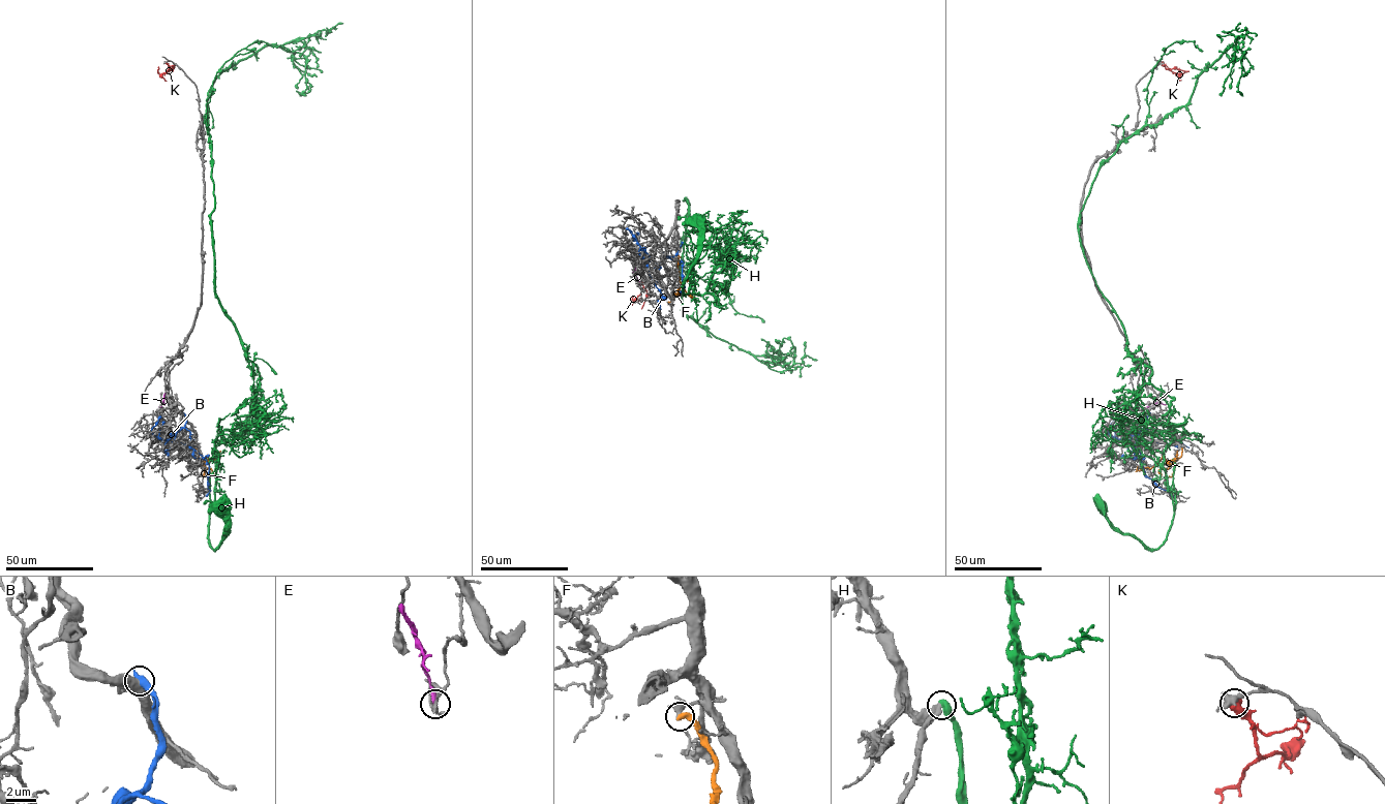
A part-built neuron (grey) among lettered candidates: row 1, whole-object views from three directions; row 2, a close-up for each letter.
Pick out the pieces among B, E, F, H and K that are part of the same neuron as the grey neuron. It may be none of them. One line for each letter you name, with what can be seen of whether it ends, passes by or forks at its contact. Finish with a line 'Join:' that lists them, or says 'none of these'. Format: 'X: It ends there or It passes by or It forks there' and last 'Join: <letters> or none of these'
H: It ends there
Join: H

